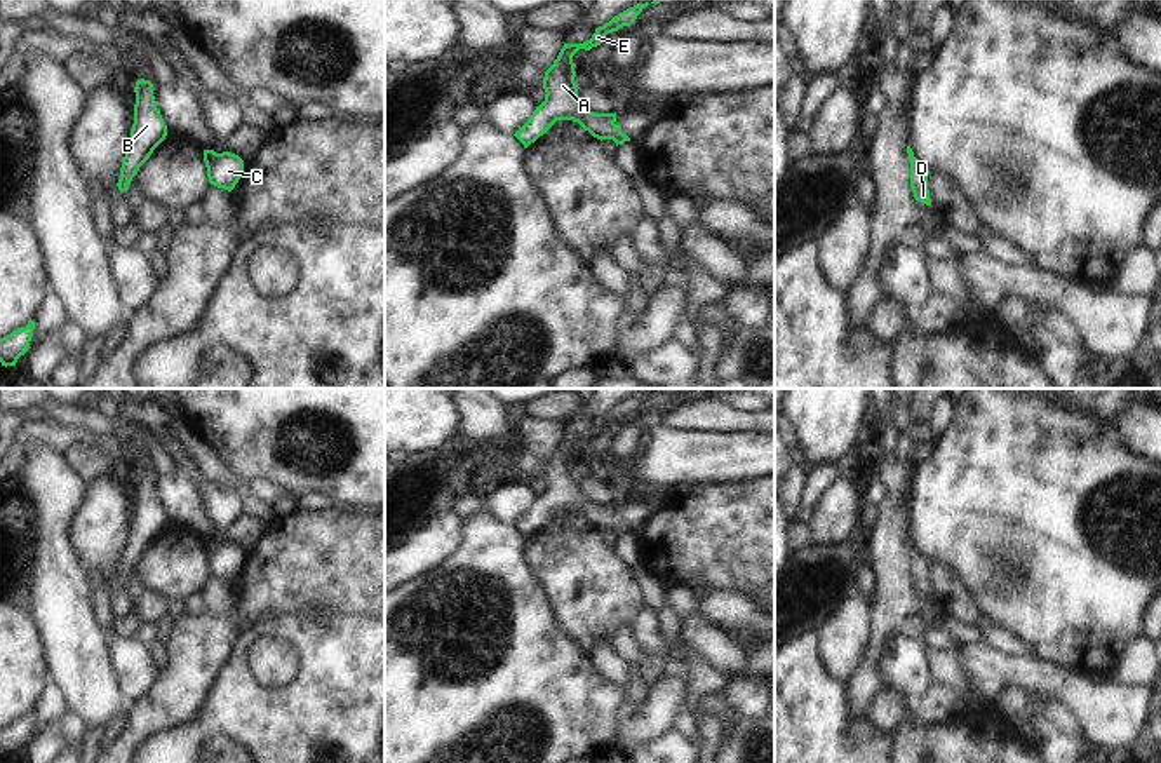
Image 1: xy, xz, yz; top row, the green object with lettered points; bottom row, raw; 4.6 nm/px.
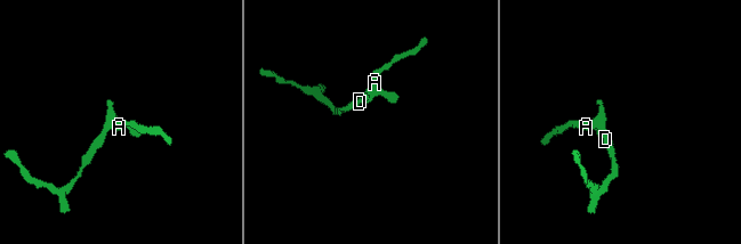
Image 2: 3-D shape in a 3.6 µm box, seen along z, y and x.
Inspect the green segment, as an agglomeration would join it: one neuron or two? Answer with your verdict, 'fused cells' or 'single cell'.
single cell

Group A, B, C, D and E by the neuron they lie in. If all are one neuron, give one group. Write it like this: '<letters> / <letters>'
A B C D E

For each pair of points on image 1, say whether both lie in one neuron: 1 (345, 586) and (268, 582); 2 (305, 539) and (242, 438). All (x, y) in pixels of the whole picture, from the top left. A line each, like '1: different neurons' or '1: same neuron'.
1: same neuron
2: different neurons

